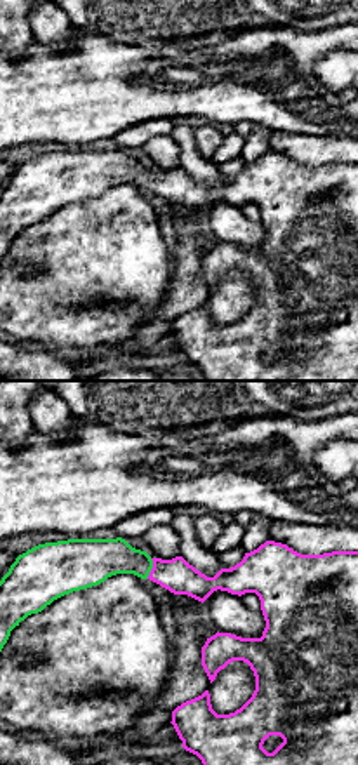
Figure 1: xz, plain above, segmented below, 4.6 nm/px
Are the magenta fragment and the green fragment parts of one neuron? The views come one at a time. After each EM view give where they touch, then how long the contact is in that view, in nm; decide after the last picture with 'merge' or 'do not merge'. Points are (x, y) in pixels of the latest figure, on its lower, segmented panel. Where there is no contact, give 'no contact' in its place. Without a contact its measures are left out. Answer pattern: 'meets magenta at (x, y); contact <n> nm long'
meets magenta at (152, 569); contact 100 nm long

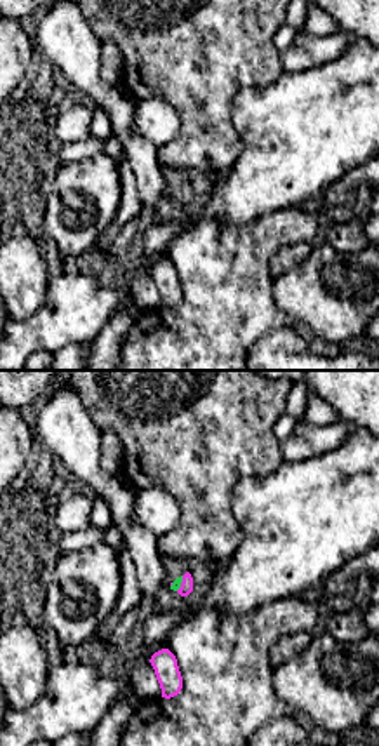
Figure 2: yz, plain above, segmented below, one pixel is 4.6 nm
meets magenta at (181, 583); contact 80 nm long

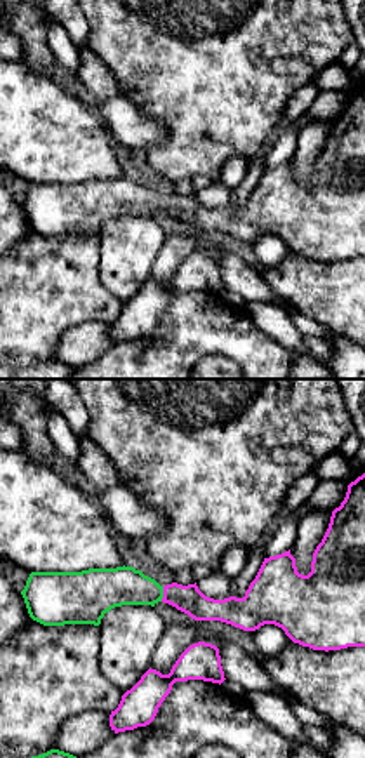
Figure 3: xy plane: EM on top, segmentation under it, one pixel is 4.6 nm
meets magenta at (164, 593); contact 70 nm long

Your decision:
merge

